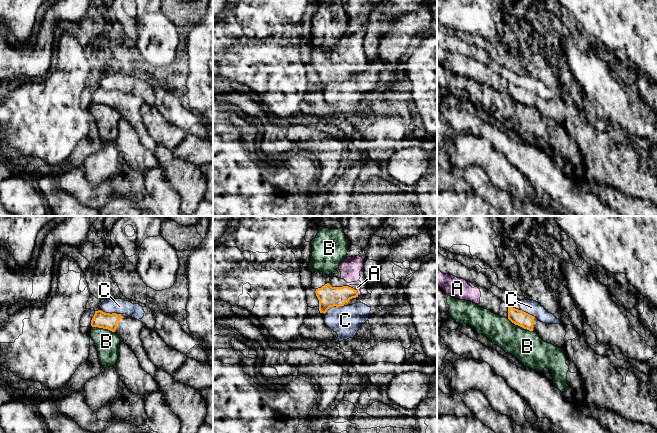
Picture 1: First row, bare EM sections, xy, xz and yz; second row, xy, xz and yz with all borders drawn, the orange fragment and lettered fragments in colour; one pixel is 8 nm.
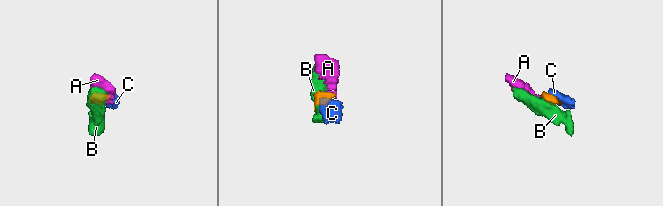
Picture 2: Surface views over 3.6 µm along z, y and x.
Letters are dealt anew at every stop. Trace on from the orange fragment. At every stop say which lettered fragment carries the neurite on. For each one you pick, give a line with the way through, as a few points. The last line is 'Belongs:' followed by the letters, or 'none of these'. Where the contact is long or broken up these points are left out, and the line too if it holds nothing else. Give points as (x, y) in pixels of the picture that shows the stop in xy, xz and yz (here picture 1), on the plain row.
A: across xz (328, 72), (339, 72), (354, 65), (357, 63)
Belongs: A

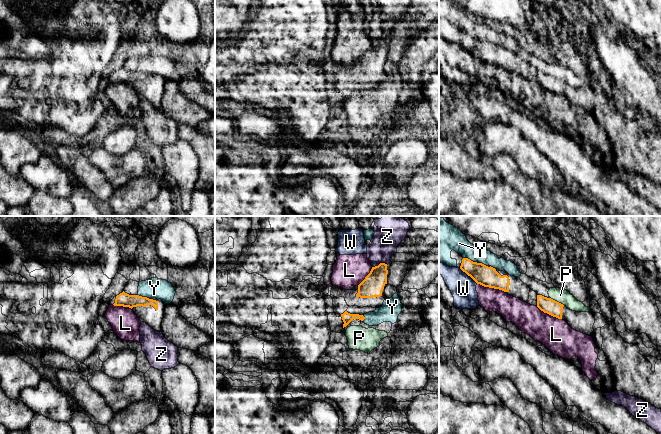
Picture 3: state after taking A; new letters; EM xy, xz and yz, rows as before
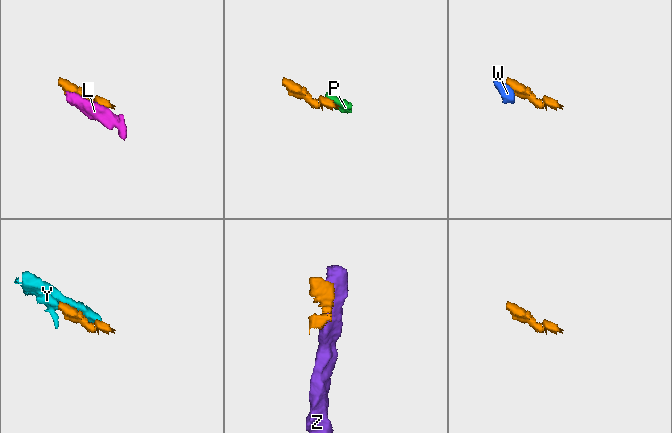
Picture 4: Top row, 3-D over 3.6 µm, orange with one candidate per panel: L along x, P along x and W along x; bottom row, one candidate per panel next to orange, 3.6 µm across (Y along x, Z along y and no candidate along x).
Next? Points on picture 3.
Belongs: none of these

